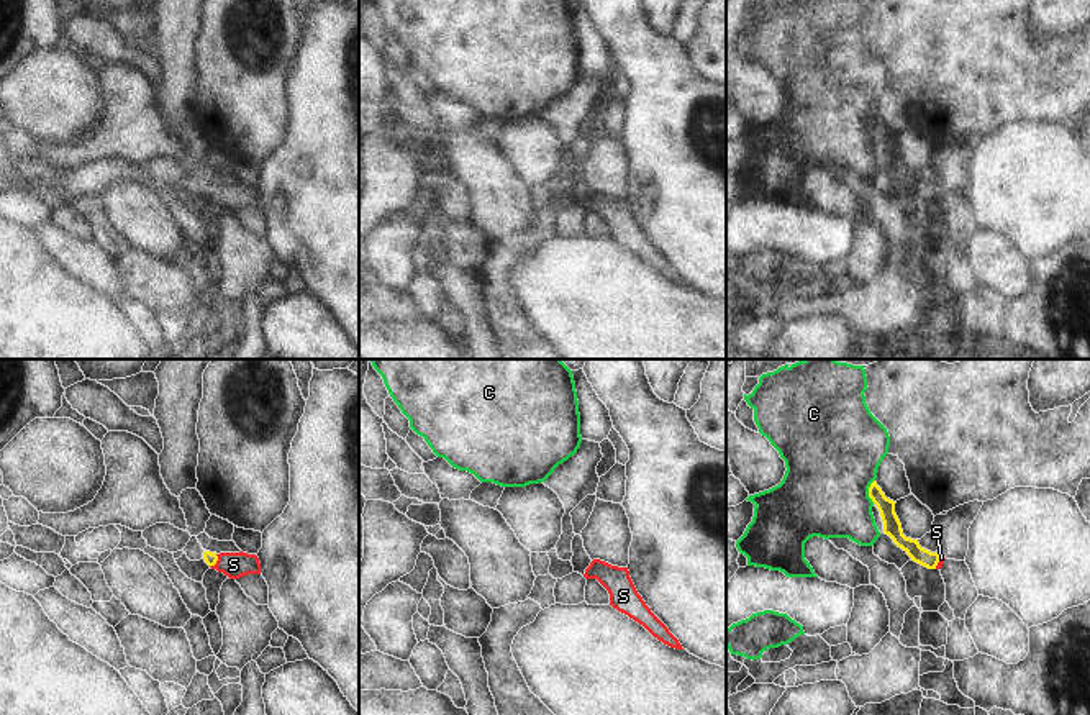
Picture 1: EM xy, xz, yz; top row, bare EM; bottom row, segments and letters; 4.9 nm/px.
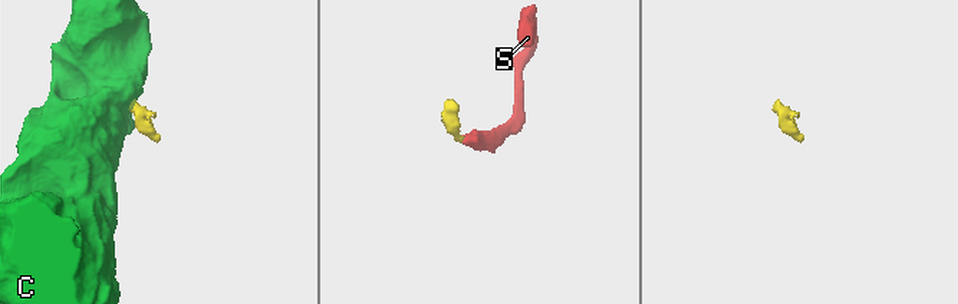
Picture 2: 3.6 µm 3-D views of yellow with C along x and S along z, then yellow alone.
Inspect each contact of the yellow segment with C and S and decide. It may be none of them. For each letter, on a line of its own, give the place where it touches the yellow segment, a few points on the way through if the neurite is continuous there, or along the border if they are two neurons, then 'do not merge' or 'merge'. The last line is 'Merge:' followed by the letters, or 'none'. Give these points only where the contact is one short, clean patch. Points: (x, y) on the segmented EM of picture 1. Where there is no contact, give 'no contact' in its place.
C: meets yellow in yz at (869, 491); border along yz (874, 479), (869, 487), (872, 502); do not merge
S: meets yellow in xy at (217, 560); runs through xy (210, 558), (217, 560), (233, 564); merge
Merge: S

